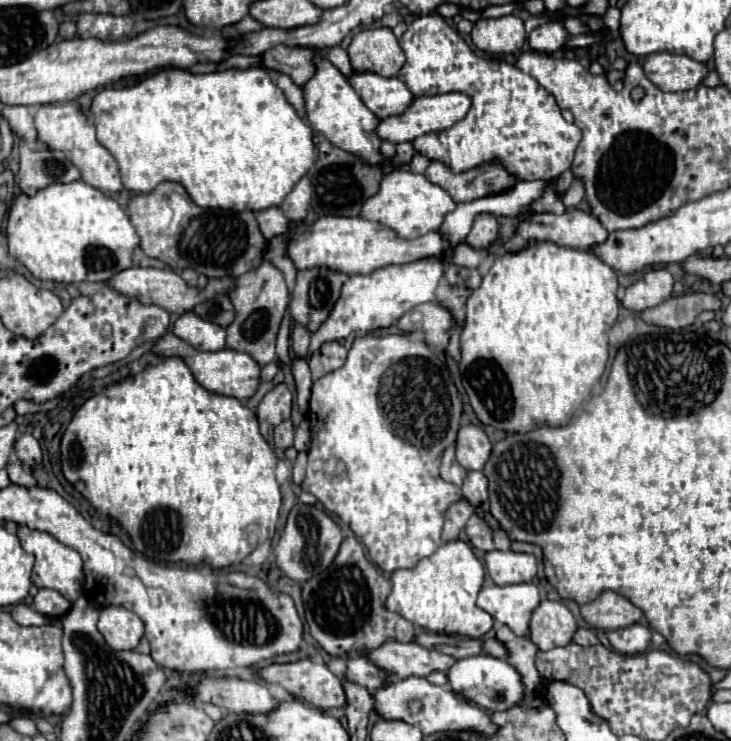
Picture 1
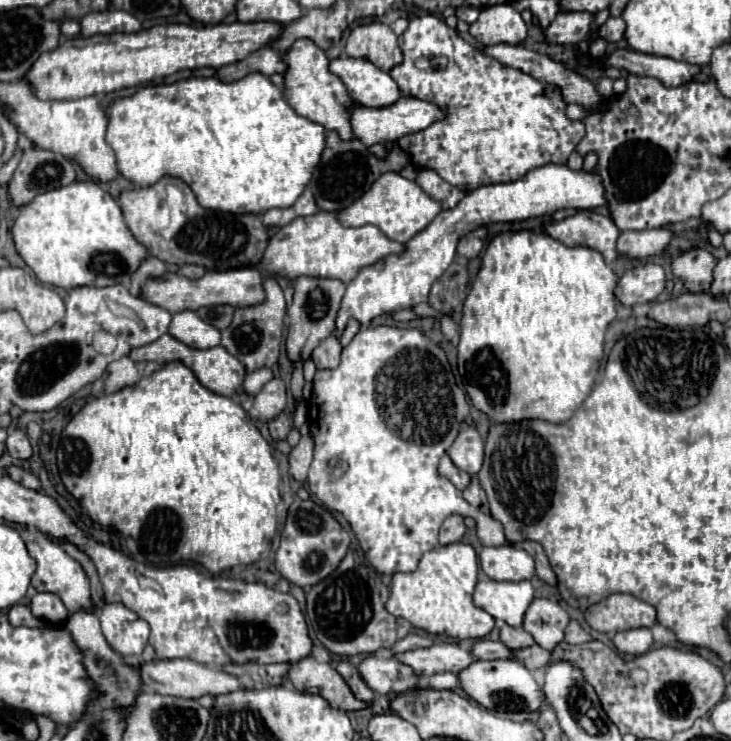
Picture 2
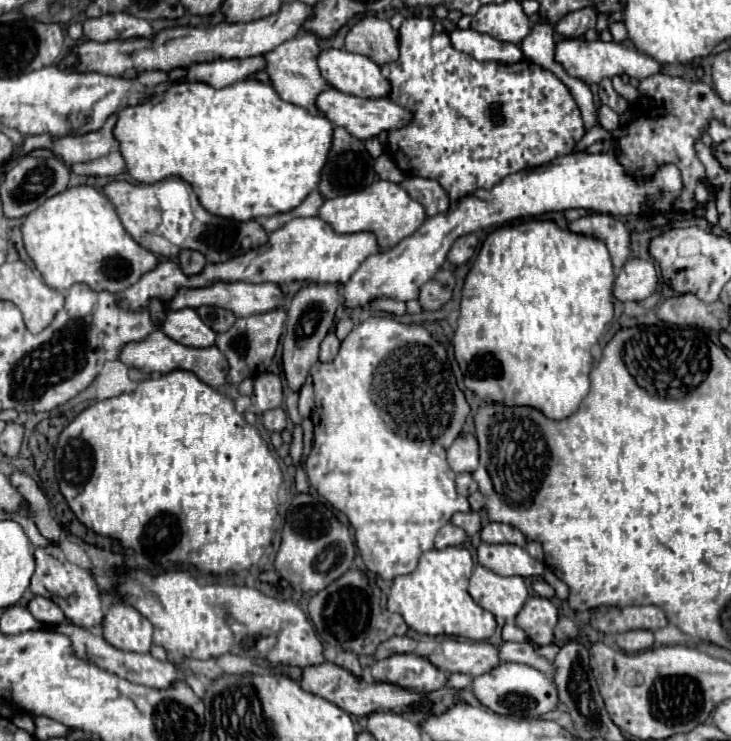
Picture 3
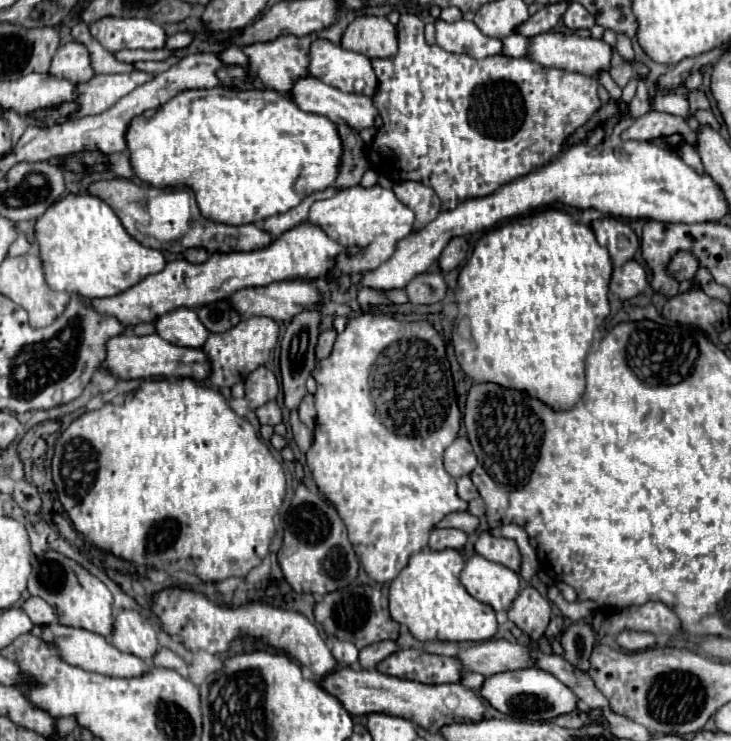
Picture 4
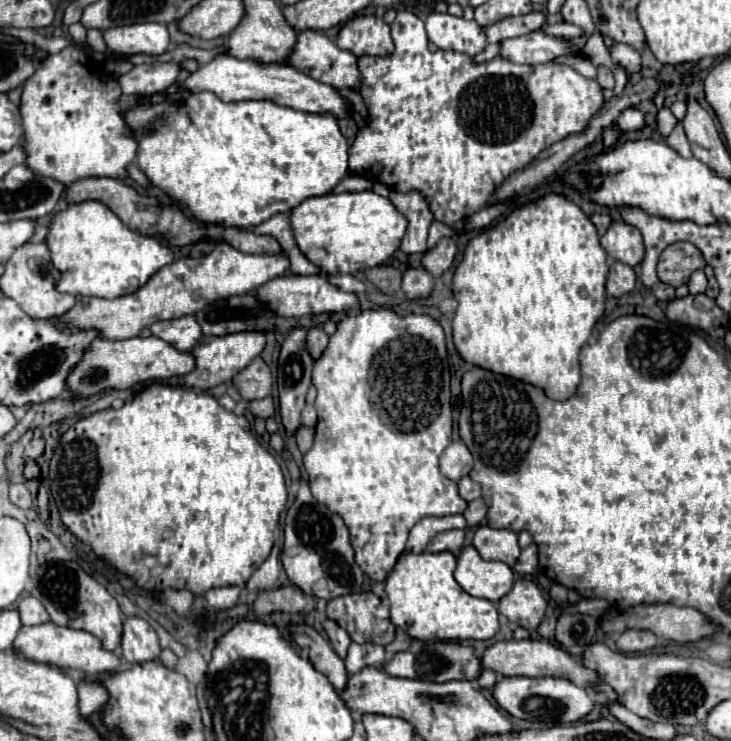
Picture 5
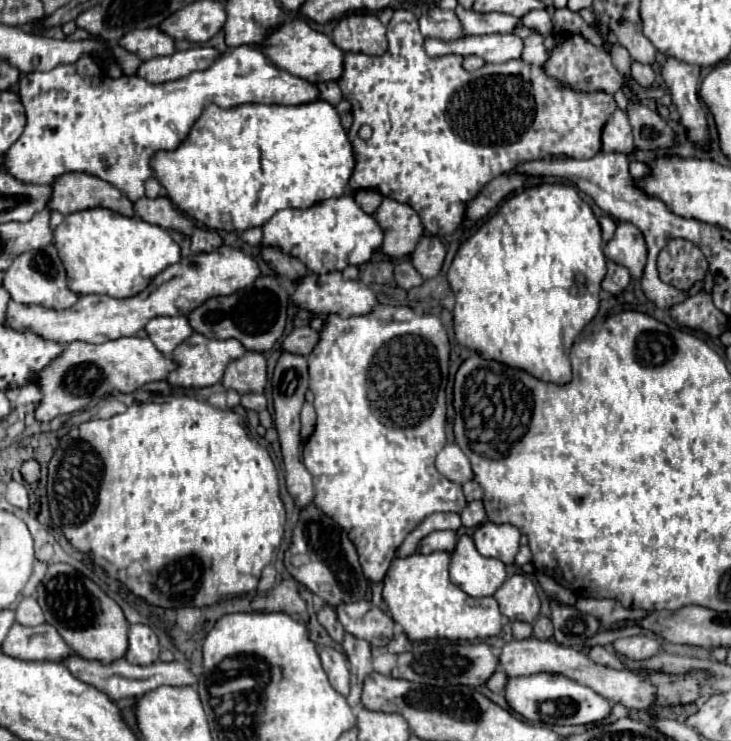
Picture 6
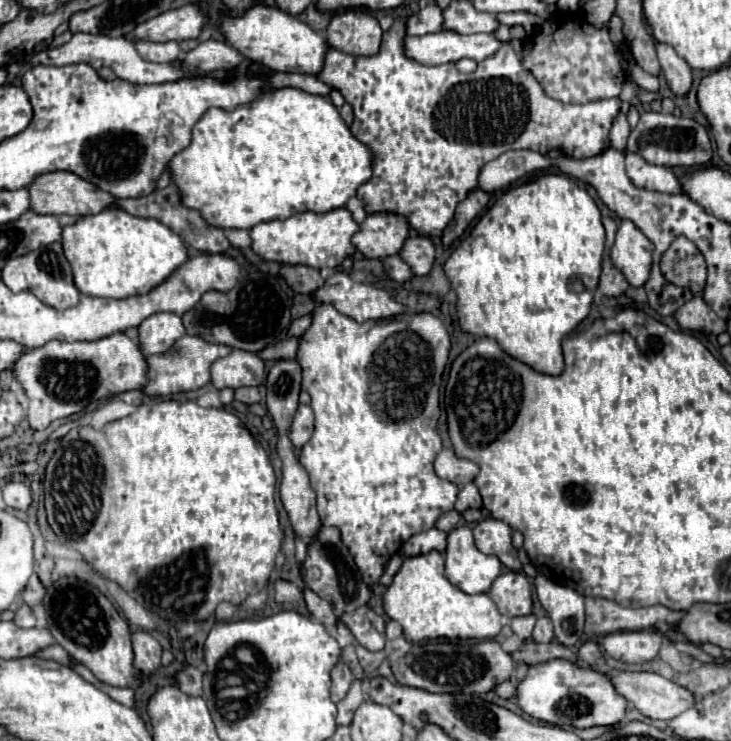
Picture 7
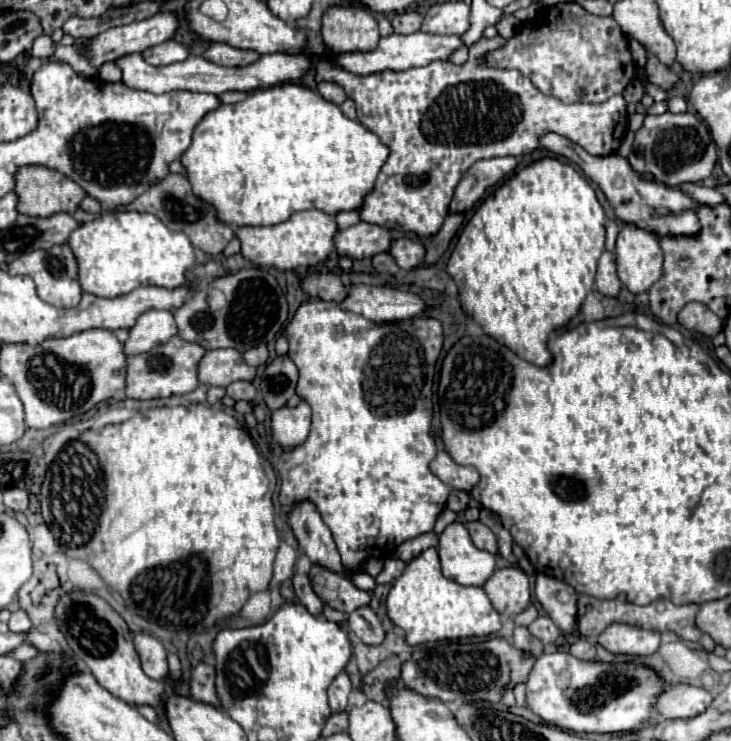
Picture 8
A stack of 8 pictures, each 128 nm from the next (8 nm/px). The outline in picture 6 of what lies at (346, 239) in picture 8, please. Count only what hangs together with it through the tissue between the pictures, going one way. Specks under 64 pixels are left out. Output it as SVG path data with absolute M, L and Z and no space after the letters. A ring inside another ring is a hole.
M390 198L382 200L382 204L374 212L374 220L384 230L384 242L378 252L392 258L412 254L418 238L422 238L424 232L418 214L410 206L394 202Z

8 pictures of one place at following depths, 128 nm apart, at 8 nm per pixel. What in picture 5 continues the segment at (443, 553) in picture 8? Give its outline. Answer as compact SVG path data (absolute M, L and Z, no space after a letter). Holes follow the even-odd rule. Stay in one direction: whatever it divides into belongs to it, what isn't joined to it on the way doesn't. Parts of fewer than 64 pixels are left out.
M464 546L454 570L456 582L476 598L498 602L514 584L514 572L504 562L486 562L474 546Z

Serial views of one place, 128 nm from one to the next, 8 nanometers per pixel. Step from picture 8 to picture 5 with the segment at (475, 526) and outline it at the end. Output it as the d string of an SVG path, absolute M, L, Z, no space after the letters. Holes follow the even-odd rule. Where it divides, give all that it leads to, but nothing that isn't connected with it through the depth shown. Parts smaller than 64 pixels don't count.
M478 526L474 534L474 548L480 552L486 560L502 560L508 566L514 566L514 562L520 556L518 546L518 534L512 530L496 530L490 526Z

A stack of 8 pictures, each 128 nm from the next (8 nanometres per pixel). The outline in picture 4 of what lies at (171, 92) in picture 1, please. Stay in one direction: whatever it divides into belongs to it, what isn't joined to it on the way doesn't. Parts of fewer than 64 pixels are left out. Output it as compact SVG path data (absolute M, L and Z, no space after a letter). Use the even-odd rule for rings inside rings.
M266 88L186 90L160 106L150 120L134 118L126 142L140 180L156 188L190 188L204 218L230 226L256 224L298 206L308 194L332 186L342 164L342 140L336 124L326 116L302 112L288 96Z

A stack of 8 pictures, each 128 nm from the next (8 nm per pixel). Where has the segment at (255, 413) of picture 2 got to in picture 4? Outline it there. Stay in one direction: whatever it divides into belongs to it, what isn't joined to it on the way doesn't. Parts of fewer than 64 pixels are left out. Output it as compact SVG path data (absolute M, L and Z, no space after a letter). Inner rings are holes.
M258 366L254 372L250 372L244 382L244 388L246 388L246 398L250 400L252 410L274 400L278 394L276 376L266 366Z

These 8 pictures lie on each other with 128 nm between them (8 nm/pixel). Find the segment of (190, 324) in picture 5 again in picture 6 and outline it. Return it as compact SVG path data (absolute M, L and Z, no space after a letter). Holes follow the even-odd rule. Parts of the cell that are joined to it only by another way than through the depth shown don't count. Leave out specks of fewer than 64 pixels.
M156 316L144 326L144 330L164 356L170 356L170 352L192 334L186 316Z

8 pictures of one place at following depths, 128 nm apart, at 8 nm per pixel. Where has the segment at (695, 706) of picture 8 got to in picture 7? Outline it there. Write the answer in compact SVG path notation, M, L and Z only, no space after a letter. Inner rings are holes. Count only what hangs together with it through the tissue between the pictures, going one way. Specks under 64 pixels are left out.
M612 670L610 672L612 676L612 682L616 686L616 690L634 706L638 708L642 714L646 714L648 718L652 720L672 720L676 718L678 714L686 712L688 708L694 706L696 698L690 690L678 686L676 682L668 680L668 678L662 678L658 674L652 674L652 672L620 672L620 670Z

